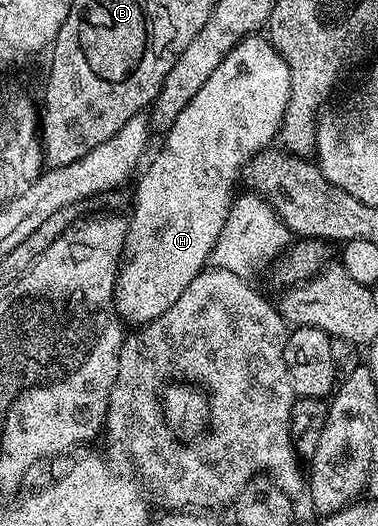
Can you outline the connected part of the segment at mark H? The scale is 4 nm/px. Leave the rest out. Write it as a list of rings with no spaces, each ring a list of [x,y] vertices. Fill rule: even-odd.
[[[253,35],[239,41],[232,48],[230,55],[226,55],[226,59],[222,59],[222,63],[218,63],[214,75],[210,75],[210,79],[206,79],[206,83],[202,83],[198,95],[194,95],[194,99],[190,99],[190,103],[186,103],[186,107],[182,107],[182,115],[178,115],[178,119],[174,119],[174,123],[163,134],[164,146],[157,151],[156,158],[152,162],[150,162],[151,160],[147,162],[148,170],[144,174],[142,174],[143,172],[139,174],[141,177],[140,182],[136,185],[136,198],[132,201],[132,217],[127,218],[128,230],[124,240],[124,250],[120,256],[120,269],[116,272],[116,314],[121,321],[132,327],[149,325],[154,319],[158,319],[158,315],[162,315],[162,311],[170,311],[170,307],[174,307],[178,295],[182,295],[182,291],[186,291],[186,287],[190,287],[193,279],[209,264],[212,249],[218,243],[218,235],[222,235],[222,227],[226,223],[228,213],[232,210],[232,202],[237,196],[236,180],[239,177],[241,180],[242,167],[247,166],[257,153],[264,152],[277,140],[280,124],[286,115],[286,107],[290,103],[291,90],[290,67],[286,67],[286,59],[282,59],[282,55],[273,47],[267,36]]]

